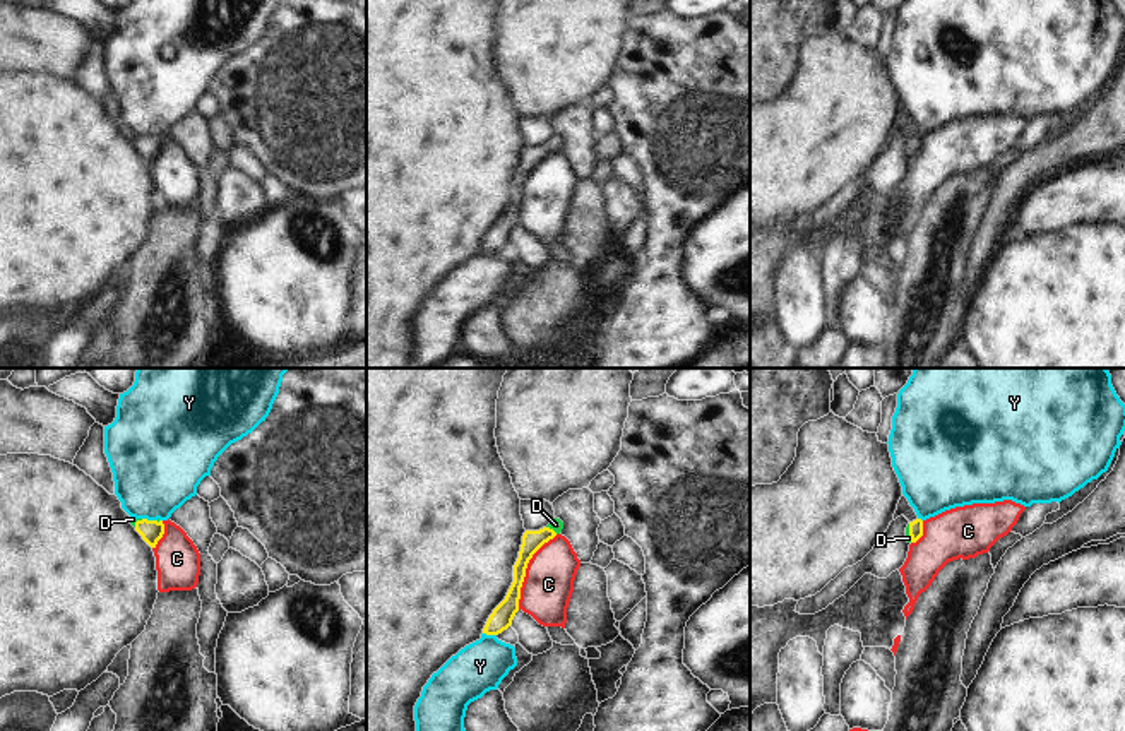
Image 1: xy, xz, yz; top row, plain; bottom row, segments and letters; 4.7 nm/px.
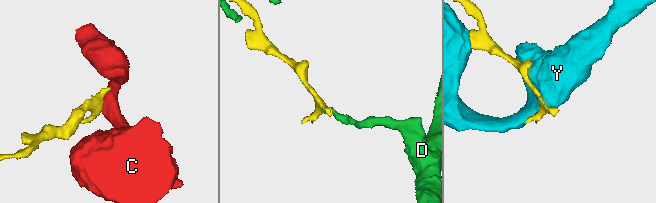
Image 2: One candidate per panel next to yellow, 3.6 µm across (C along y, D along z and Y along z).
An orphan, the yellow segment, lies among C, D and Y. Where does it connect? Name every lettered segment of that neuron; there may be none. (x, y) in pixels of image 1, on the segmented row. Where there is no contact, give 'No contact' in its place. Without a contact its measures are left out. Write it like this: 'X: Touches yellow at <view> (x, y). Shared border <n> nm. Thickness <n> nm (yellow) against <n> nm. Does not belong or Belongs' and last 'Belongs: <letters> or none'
C: Touches yellow at xz (524, 570). Shared border 400 nm. Thickness 100 nm (yellow) against 240 nm. Does not belong
D: Touches yellow at yz (910, 533). Shared border 90 nm. Thickness 60 nm (yellow) against 30 nm. Belongs
Y: Touches yellow at xy (149, 521). Shared border 70 nm. Thickness 110 nm (yellow) against 400 nm. Does not belong
Belongs: D

